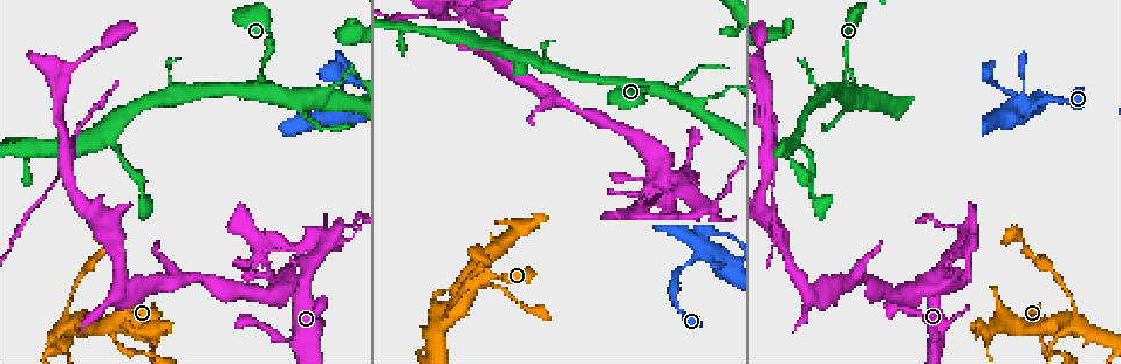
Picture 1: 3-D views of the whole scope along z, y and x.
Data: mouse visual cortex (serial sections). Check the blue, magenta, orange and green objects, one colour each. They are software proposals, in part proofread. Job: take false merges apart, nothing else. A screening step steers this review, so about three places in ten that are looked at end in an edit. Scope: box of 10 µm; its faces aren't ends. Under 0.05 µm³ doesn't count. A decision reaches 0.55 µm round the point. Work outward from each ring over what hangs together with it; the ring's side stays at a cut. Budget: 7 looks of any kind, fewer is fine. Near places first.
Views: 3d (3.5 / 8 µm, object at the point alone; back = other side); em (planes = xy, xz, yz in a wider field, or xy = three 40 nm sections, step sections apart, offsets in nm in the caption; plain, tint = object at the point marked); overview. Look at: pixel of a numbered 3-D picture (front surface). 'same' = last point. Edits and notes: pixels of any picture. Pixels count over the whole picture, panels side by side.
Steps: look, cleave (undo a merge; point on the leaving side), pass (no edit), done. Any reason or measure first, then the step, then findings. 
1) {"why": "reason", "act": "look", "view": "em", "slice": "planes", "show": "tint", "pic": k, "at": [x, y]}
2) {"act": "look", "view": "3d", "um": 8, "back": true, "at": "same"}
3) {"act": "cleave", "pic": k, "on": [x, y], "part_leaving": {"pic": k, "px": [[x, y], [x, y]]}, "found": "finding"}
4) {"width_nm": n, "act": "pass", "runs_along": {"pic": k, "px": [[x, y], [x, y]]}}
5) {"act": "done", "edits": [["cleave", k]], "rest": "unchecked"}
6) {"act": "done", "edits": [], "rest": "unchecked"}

{"why": "four-way junction", "act": "look", "view": "3d", "um": 3.5, "pic": 1, "at": [1022, 328]}

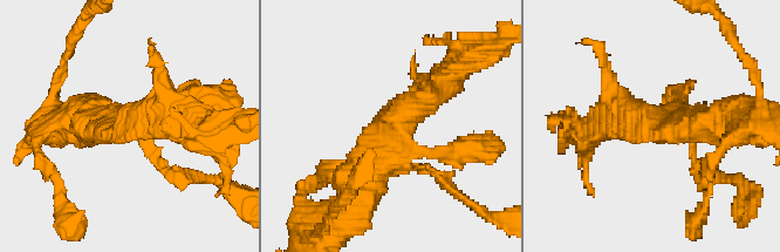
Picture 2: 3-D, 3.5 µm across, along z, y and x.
{"act": "look", "view": "em", "slice": "xy", "step": 2, "show": "tint", "pic": 2, "at": [654, 120]}

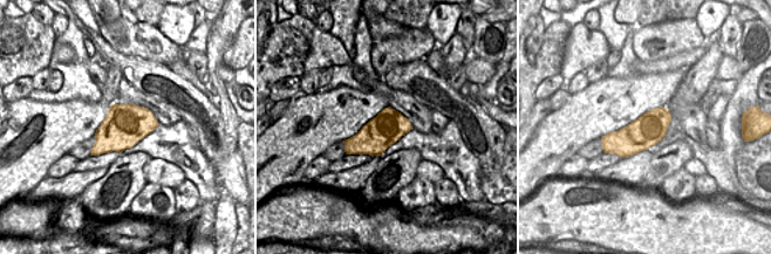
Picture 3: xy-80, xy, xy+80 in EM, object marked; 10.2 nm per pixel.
{"arm_widths_nm": [150, 200, 400, 450], "act": "pass", "runs_along": {"pic": 2, "px": [[678, 97], [665, 122], [606, 122]]}, "found": "all the same cell"}

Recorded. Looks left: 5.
{"why": "abrupt turn", "act": "look", "view": "3d", "um": 3.5, "pic": 1, "at": [1073, 320]}

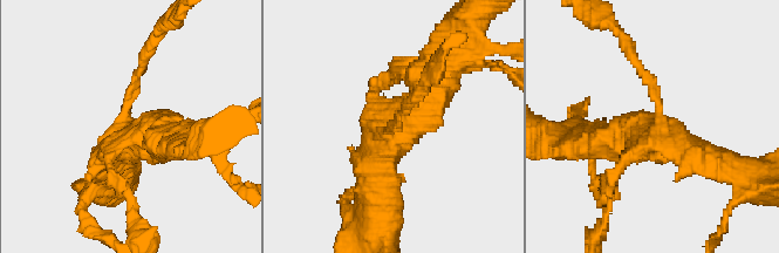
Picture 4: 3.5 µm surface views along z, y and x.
{"why": "need the tissue", "act": "look", "view": "em", "slice": "xy", "step": 3, "show": "tint", "pic": 4, "at": [127, 133]}

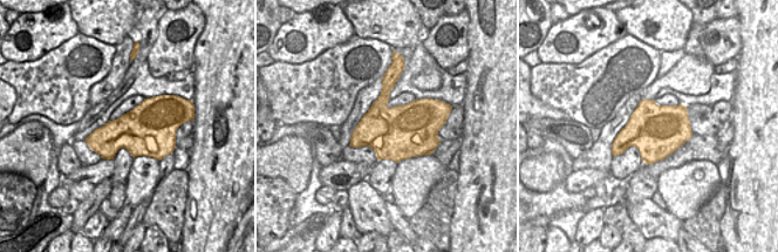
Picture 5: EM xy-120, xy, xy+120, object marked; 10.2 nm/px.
{"act": "pass", "runs_along": {"pic": 4, "px": [[438, 76], [381, 154], [377, 199]]}, "found": "all the same cell"}

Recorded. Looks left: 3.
{"why": "abrupt turn", "act": "look", "view": "3d", "um": 3.5, "pic": 1, "at": [634, 87]}

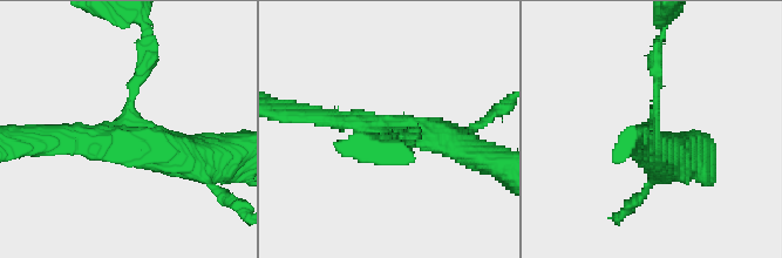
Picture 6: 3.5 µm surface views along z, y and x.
{"arms": 3, "arm_widths_nm": [150, 250, 450], "why": "shape alone is not enough", "act": "look", "view": "em", "slice": "xy", "step": 3, "show": "tint", "pic": 6, "at": [651, 128]}

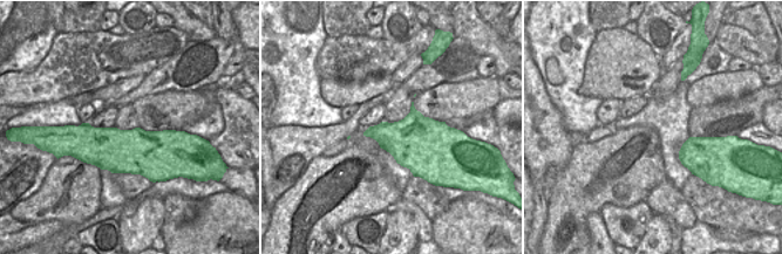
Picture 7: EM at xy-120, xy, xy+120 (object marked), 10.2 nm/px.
{"act": "pass", "runs_along": {"pic": 6, "px": [[144, 54], [118, 136], [50, 140]]}, "found": "continuous, no second cell"}

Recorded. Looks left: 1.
{"act": "done", "edits": [], "rest": "unchecked"}

